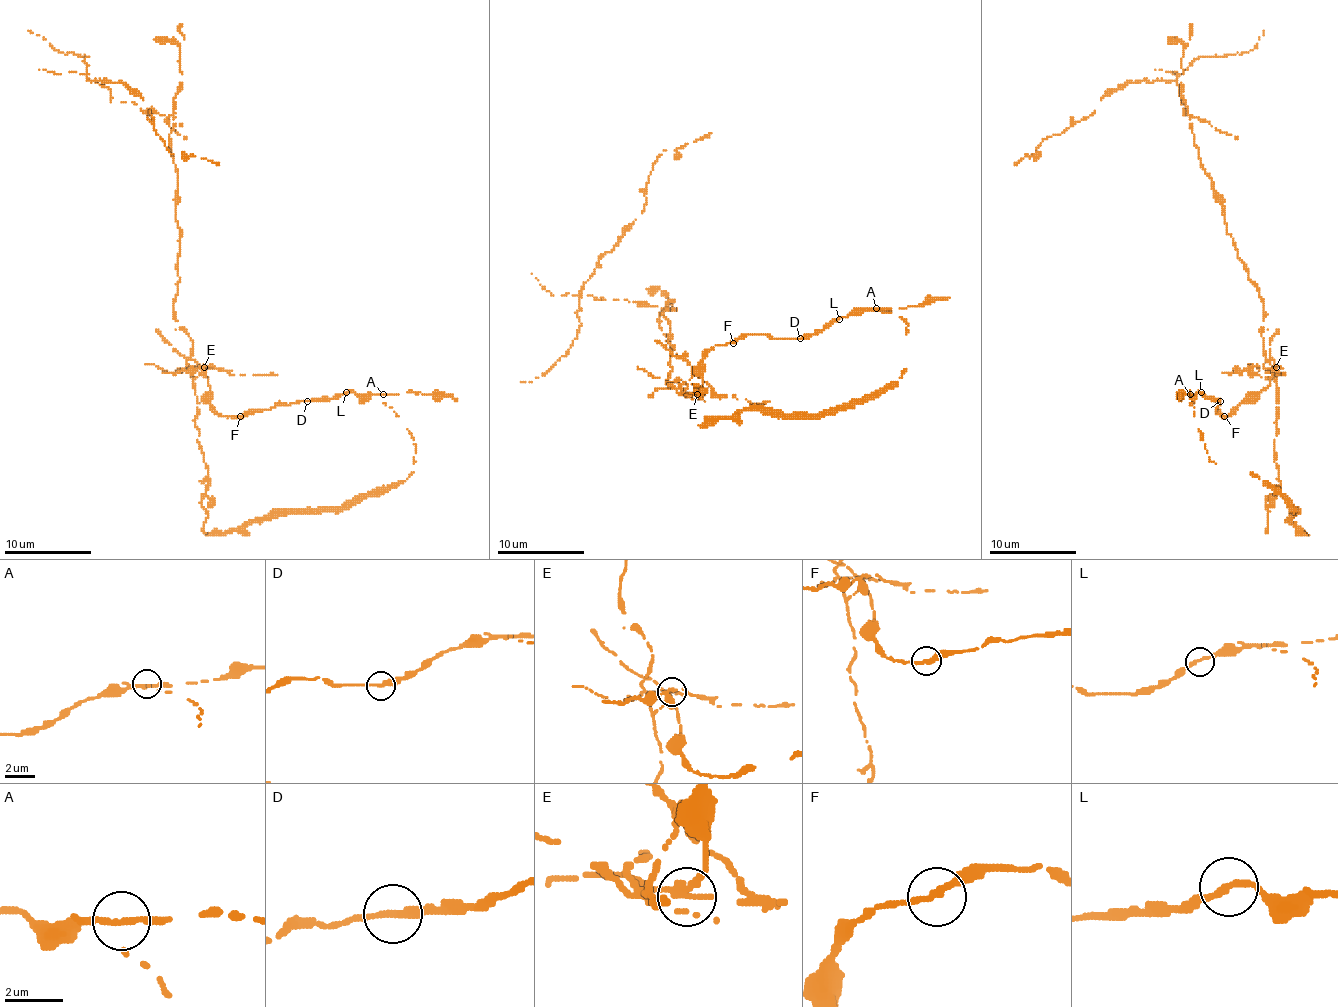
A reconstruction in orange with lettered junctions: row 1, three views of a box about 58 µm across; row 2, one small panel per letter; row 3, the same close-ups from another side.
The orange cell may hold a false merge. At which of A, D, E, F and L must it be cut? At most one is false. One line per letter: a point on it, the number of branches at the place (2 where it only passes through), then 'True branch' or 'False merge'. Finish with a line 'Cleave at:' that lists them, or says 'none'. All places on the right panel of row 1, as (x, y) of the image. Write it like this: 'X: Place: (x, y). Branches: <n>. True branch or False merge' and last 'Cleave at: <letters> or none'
A: Place: (1190, 394). Branches: 2. True branch
D: Place: (1220, 401). Branches: 2. True branch
E: Place: (1276, 367). Branches: 2. False merge
F: Place: (1224, 416). Branches: 2. True branch
L: Place: (1201, 392). Branches: 2. True branch
Cleave at: E

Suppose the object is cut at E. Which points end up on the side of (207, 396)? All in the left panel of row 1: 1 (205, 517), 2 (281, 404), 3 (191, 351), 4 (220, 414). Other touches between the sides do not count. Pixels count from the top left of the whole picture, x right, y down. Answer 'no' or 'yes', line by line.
1: no
2: yes
3: no
4: yes

